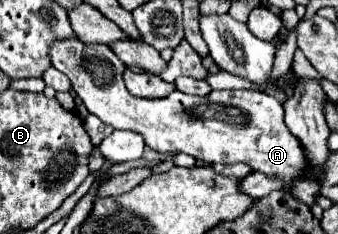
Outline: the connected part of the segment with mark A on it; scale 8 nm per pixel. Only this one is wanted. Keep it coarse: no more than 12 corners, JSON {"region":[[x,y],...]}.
{"region":[[51,49],[89,113],[159,153],[245,163],[291,189],[313,169],[261,91],[137,99],[125,63]]}

